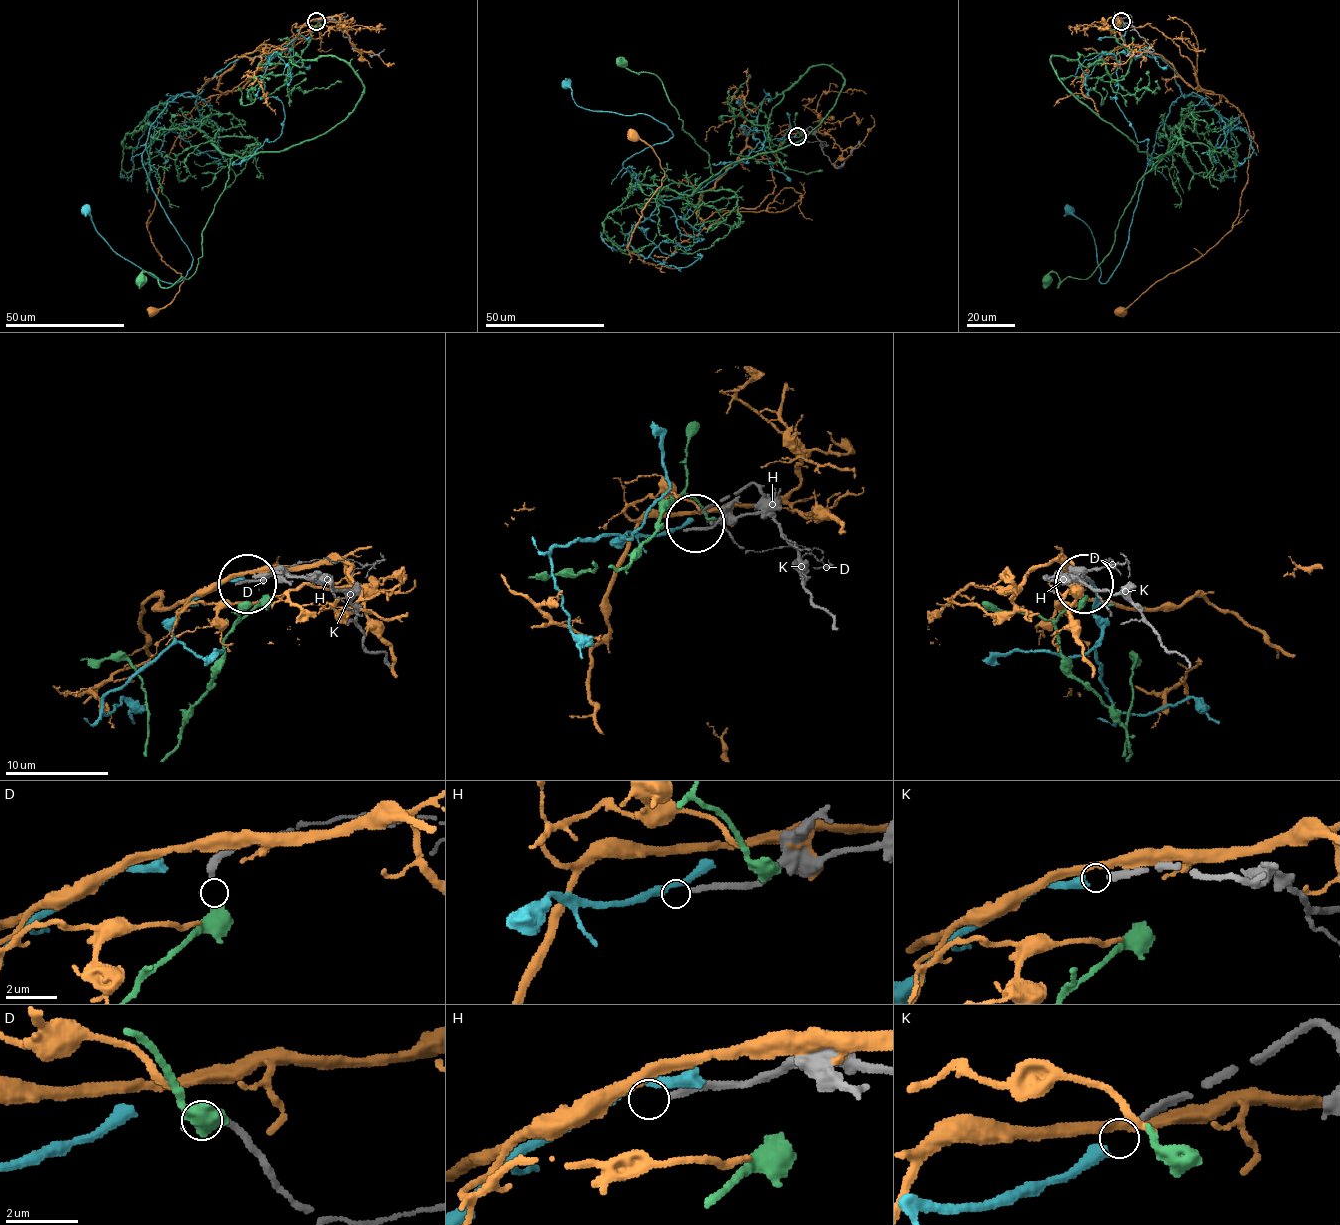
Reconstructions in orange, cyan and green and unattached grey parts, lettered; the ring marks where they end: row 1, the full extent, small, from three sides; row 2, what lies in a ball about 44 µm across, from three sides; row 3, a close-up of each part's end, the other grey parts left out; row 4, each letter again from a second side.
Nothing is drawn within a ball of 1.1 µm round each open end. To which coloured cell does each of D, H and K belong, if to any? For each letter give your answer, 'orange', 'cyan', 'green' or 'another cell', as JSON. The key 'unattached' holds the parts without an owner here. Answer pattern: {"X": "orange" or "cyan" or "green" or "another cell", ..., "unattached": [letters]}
{"D": "another cell", "H": "another cell", "K": "cyan", "unattached": ["D", "H"]}

